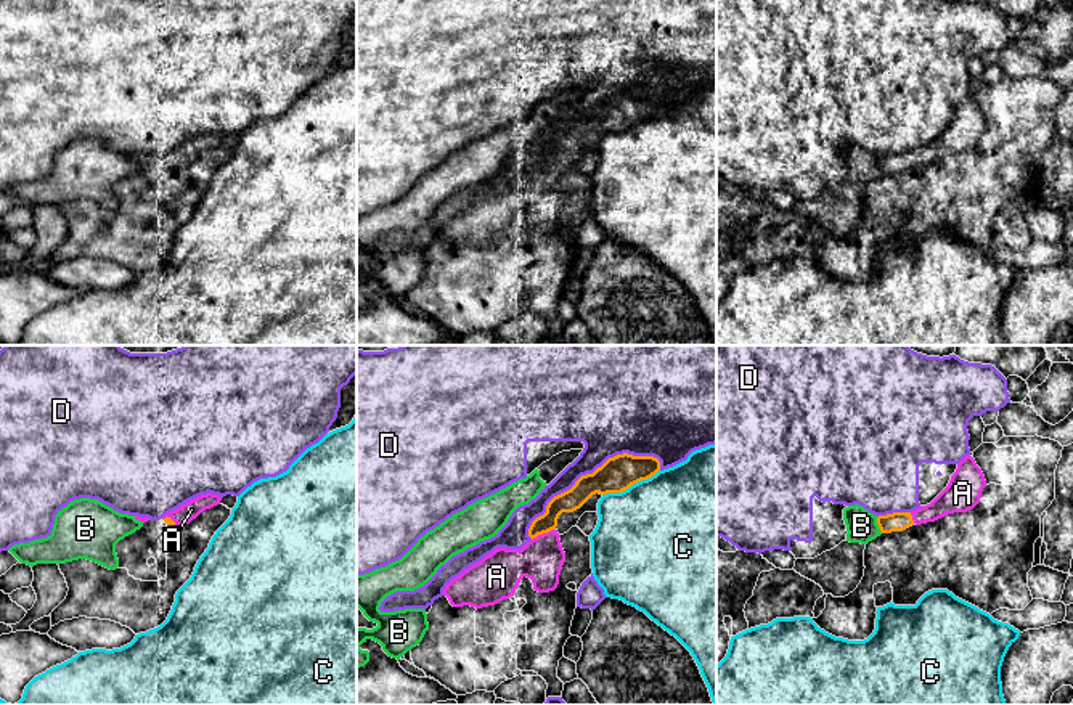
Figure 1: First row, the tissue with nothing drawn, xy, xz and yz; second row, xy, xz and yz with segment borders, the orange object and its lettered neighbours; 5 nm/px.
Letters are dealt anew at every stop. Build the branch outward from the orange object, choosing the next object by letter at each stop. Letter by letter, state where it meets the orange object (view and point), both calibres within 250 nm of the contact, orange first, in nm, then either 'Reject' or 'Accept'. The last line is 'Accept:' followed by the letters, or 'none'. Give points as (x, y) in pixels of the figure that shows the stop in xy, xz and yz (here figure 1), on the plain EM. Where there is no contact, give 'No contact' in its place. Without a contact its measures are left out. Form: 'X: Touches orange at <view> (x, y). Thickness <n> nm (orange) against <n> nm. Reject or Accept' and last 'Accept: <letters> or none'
A: Touches orange at xz (543, 172). Thickness 110 nm (orange) against 220 nm. Accept
B: Touches orange at yz (877, 164). Thickness 100 nm (orange) against 160 nm. Reject
C: Touches orange at xz (630, 126). Thickness 180 nm (orange) against 480 nm. Reject
D: Touches orange at xz (587, 114). Thickness 180 nm (orange) against 280 nm. Reject
Accept: A

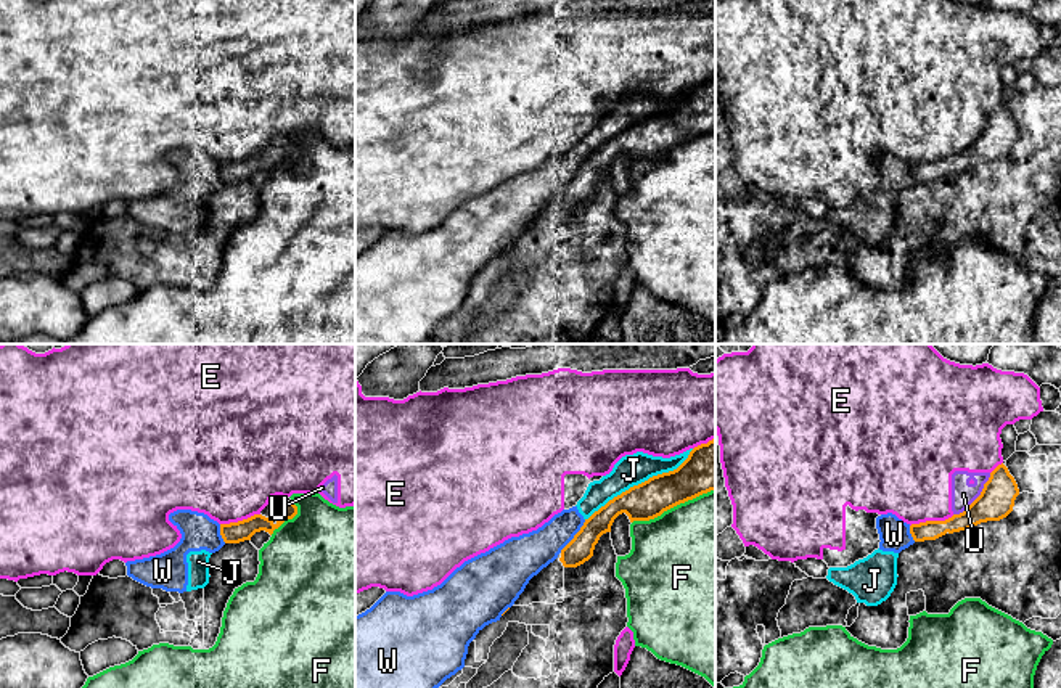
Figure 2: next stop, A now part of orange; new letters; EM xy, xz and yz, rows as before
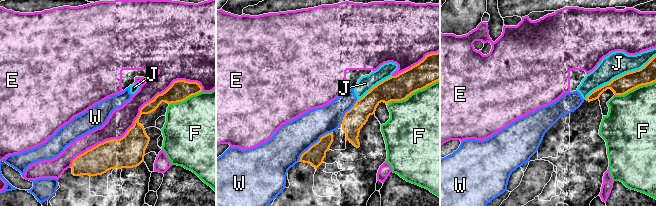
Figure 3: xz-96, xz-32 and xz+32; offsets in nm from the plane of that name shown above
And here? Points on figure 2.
E: Touches orange at yz (931, 161). Thickness 110 nm (orange) against 420 nm. Reject
F: Touches orange at xz (672, 147). Thickness 220 nm (orange) against 500 nm. Reject
J: Touches orange at xz (642, 122). Thickness 190 nm (orange) against 160 nm. Reject
U: Touches orange at yz (978, 137). Thickness 180 nm (orange) against 120 nm. Reject
W: Touches orange at xz (574, 176). Thickness 130 nm (orange) against 200 nm. Reject
Accept: none

